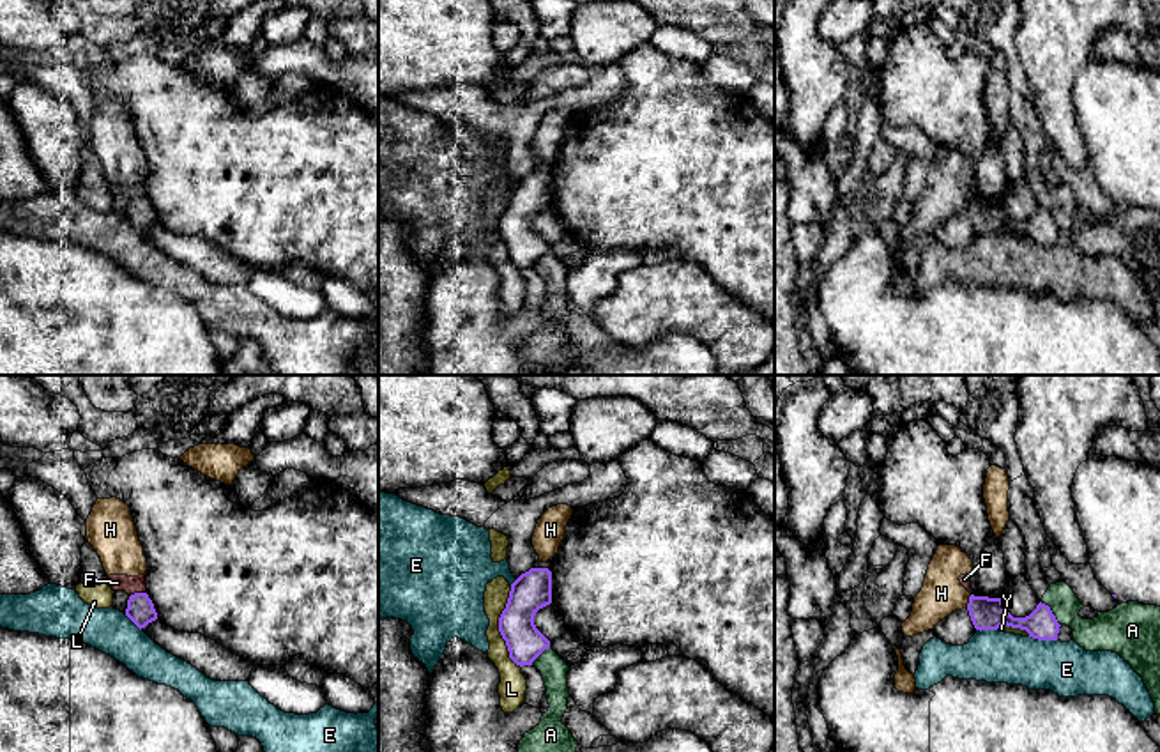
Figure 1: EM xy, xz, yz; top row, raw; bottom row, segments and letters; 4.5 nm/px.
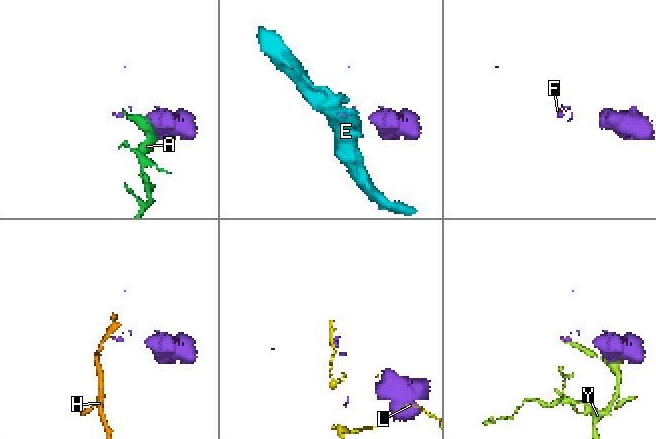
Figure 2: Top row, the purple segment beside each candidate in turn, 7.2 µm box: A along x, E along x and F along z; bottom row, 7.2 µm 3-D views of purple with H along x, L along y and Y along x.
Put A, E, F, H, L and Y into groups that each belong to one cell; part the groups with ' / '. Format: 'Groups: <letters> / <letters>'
Groups: A / E / F H / L / Y

